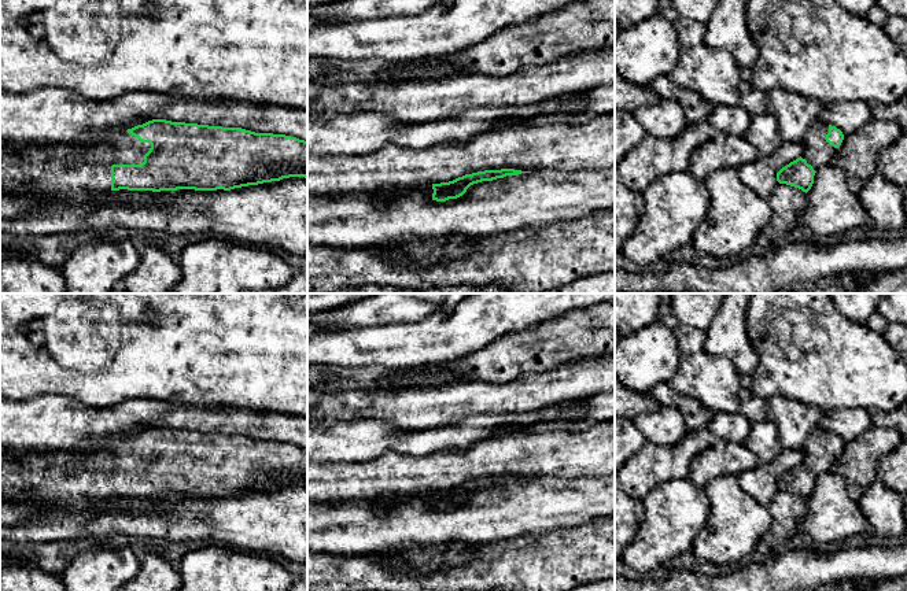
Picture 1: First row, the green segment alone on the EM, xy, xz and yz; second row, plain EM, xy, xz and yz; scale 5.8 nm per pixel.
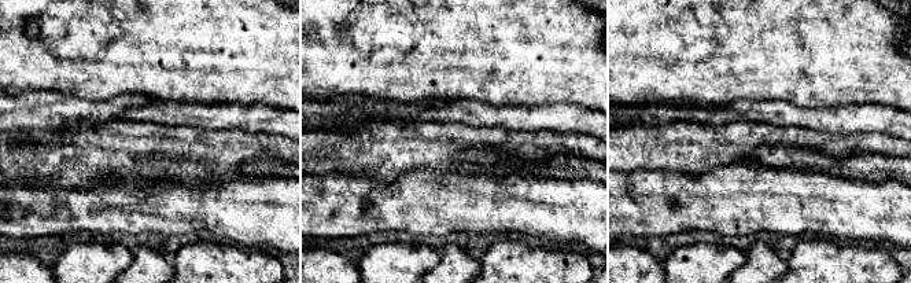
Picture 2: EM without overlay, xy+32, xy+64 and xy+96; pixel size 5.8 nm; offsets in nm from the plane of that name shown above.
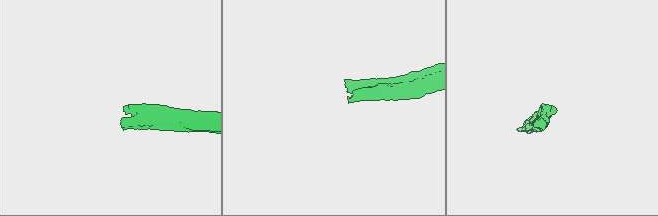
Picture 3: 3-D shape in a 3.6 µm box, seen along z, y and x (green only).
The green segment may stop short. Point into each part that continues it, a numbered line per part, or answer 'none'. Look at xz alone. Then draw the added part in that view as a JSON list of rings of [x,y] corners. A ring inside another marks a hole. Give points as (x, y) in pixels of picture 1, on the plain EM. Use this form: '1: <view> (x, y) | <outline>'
1: xz (383, 502) | [[[427,491],[427,492],[423,492],[419,495],[413,495],[413,496],[410,496],[410,495],[381,495],[375,499],[369,499],[366,502],[369,502],[377,511],[383,511],[395,505],[399,505],[402,502],[409,502],[412,499],[419,499],[423,502],[432,503],[432,500],[434,500],[432,491]]]

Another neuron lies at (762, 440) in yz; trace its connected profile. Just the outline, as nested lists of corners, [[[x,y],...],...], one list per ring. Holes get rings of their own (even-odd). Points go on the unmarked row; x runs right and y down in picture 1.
[[[768,420],[752,422],[742,443],[756,455],[759,465],[770,463],[782,451],[778,429]]]

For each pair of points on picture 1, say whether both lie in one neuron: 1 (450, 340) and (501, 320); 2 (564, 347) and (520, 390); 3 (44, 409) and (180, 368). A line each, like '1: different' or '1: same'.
1: same
2: different
3: different

